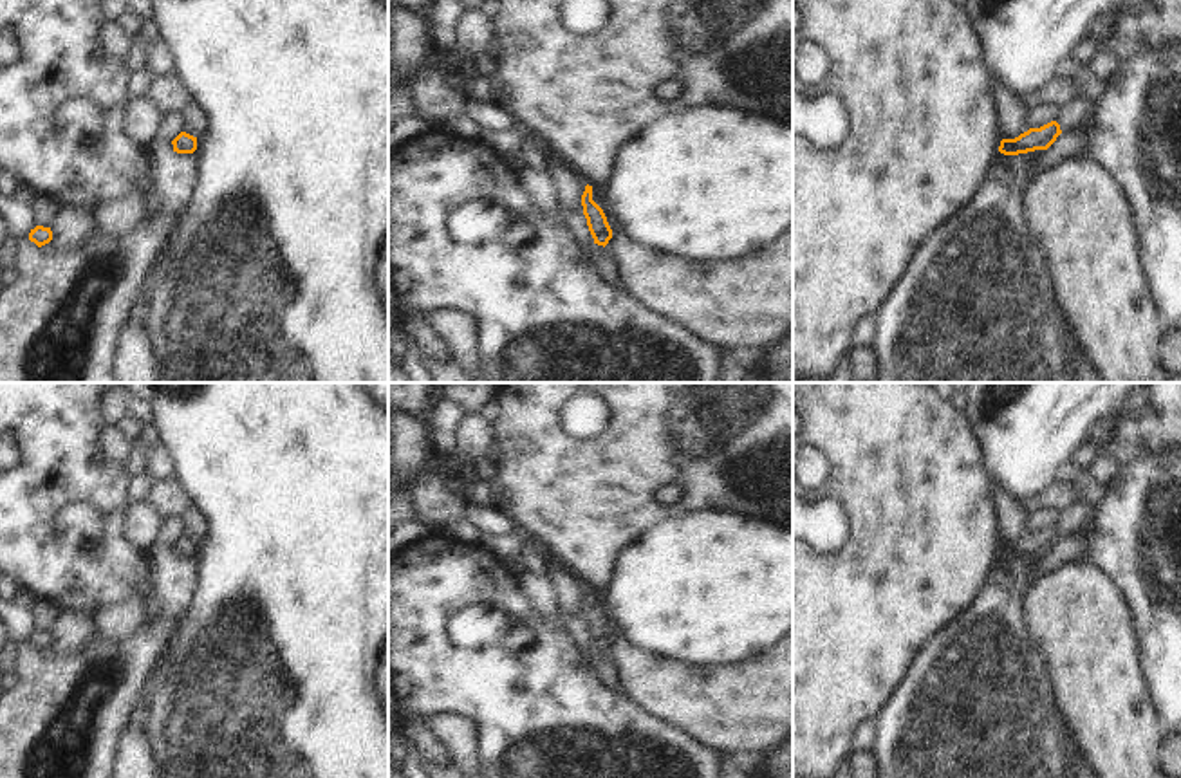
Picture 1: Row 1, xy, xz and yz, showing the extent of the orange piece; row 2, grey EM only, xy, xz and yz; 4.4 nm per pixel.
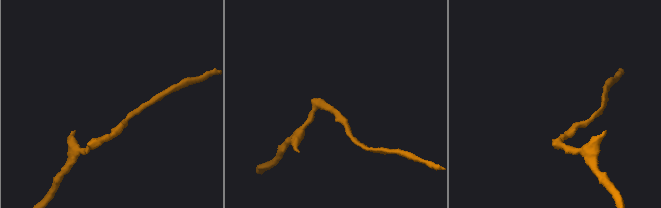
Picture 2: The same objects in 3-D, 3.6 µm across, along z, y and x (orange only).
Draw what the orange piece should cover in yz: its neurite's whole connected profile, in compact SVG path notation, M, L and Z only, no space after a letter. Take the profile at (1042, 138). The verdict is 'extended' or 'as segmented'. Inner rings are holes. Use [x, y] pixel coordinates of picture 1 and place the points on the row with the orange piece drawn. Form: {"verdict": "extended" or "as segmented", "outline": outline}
{"verdict": "as segmented", "outline": "M1051 121L1040 128L1029 128L1015 139L1002 139L999 152L1004 155L1018 155L1035 150L1047 150L1060 134L1060 125Z"}

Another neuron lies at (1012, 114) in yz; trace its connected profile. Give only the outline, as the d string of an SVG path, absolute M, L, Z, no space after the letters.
M991 79L991 94L1002 139L1015 139L1028 132L1029 125L1026 105L997 79Z

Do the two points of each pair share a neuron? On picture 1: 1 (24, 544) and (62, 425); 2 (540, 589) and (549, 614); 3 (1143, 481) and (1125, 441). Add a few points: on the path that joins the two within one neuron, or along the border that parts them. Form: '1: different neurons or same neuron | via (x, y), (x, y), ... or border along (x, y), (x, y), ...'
1: same neuron | via (24, 515), (24, 500), (38, 486), (56, 453)
2: same neuron | via (540, 594), (548, 609)
3: different neurons | border along (1162, 452), (1145, 452), (1122, 468)

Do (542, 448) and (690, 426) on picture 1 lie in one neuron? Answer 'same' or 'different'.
same

